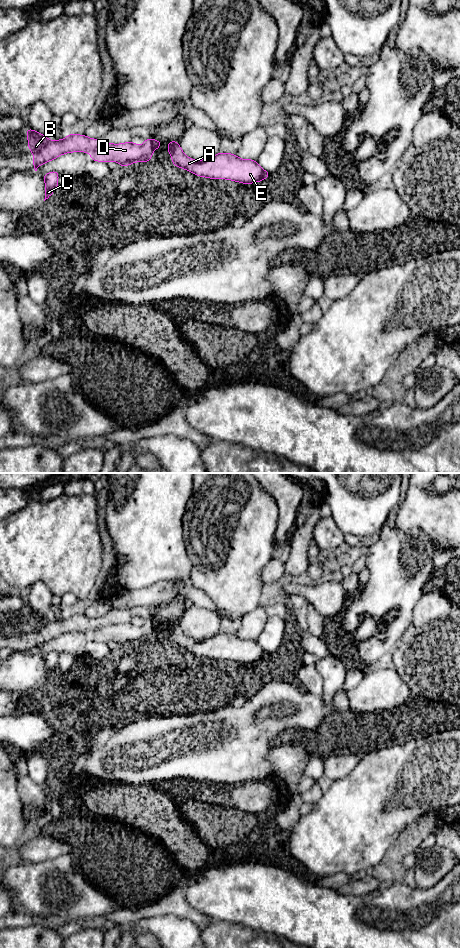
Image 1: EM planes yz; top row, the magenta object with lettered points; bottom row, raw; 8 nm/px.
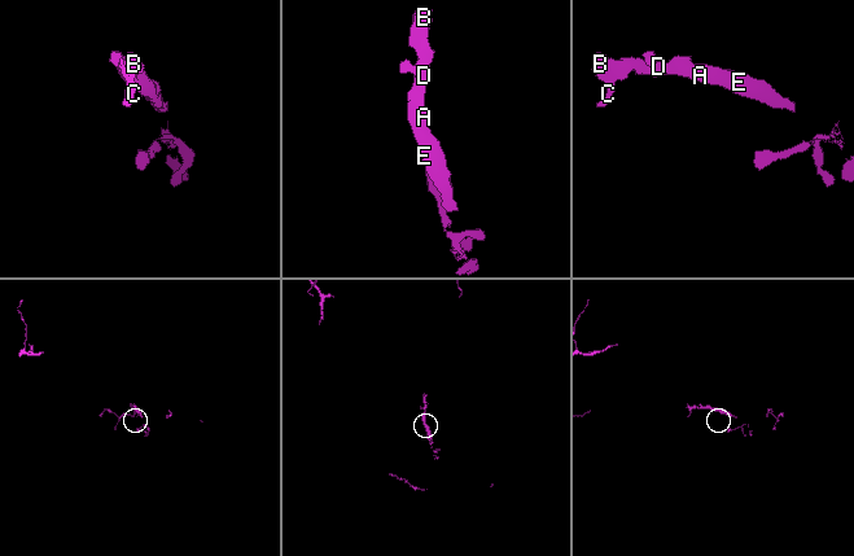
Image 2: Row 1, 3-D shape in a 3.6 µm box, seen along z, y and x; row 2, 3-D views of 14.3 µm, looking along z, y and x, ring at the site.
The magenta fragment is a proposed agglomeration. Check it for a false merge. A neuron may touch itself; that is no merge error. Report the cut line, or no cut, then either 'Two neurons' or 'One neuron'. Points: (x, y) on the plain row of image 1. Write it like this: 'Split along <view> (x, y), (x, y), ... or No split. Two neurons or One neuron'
Split along yz (104, 621), (99, 626), (87, 631). Two neurons

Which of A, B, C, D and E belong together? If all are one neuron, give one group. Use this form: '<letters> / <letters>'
A D E / B C

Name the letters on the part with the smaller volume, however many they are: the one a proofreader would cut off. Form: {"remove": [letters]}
{"remove": ["B", "C"]}

